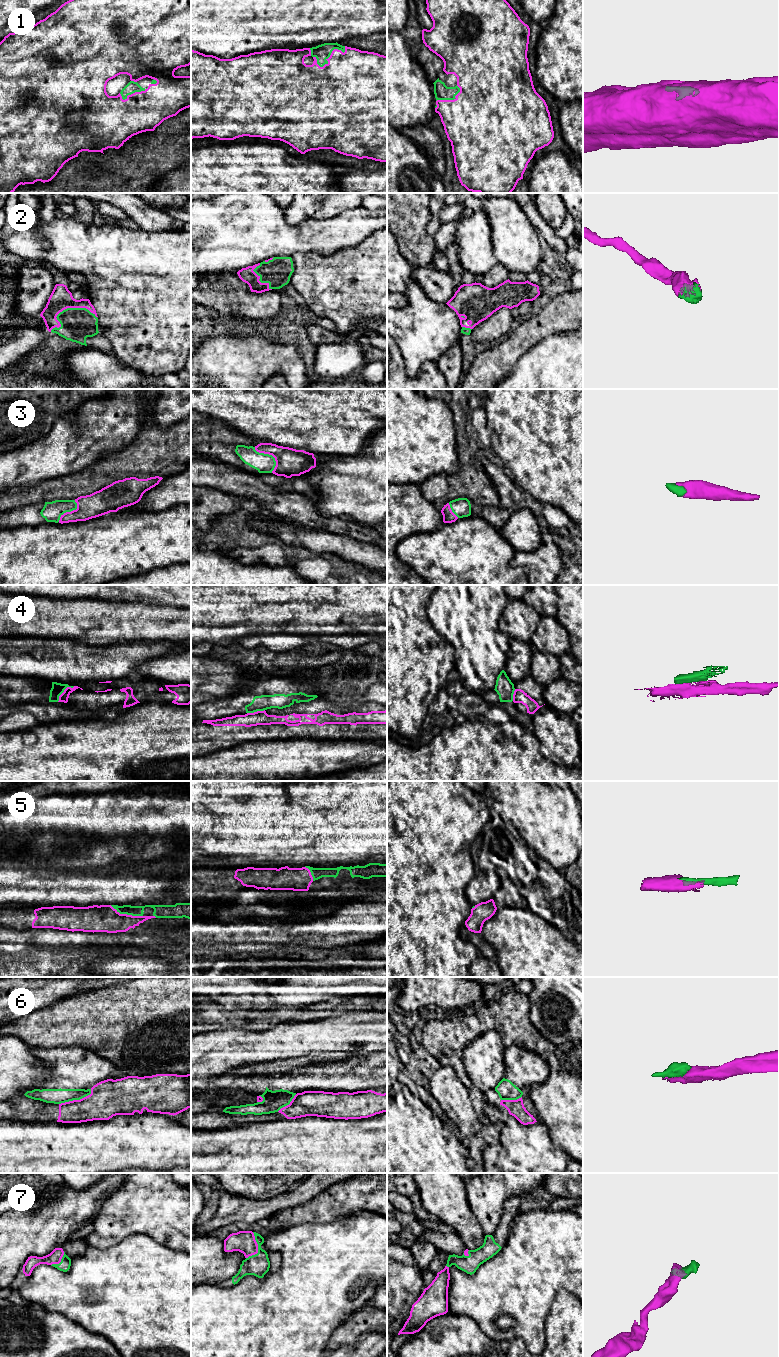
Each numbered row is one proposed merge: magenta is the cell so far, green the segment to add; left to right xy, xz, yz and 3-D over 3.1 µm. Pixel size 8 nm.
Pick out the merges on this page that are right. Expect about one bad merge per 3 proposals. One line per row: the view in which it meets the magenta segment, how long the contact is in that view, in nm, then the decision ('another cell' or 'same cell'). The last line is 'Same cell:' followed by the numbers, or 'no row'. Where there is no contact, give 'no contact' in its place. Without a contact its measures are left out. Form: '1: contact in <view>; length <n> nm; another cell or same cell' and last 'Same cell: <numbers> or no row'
1: contact in xz; length 280 nm; same cell
2: contact in xy; length 400 nm; same cell
3: contact in xz; length 260 nm; same cell
4: contact in xy; length 190 nm; another cell
5: contact in xy; length 280 nm; same cell
6: contact in xy; length 300 nm; another cell
7: contact in xz; length 220 nm; same cell
Same cell: 1, 2, 3, 5, 7

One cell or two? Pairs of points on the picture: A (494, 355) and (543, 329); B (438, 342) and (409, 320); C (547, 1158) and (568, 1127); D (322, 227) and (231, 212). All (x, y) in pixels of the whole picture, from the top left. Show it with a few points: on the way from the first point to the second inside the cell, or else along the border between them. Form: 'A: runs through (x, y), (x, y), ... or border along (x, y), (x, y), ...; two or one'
A: runs through (506, 352), (531, 332); one
B: runs through (431, 335), (416, 324); one
C: border along (545, 1125), (550, 1140), (568, 1158); two
D: runs through (299, 232), (259, 232), (254, 229); one

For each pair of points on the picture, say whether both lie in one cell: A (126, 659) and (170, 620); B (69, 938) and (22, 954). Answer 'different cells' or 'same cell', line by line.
A: different cells
B: different cells

